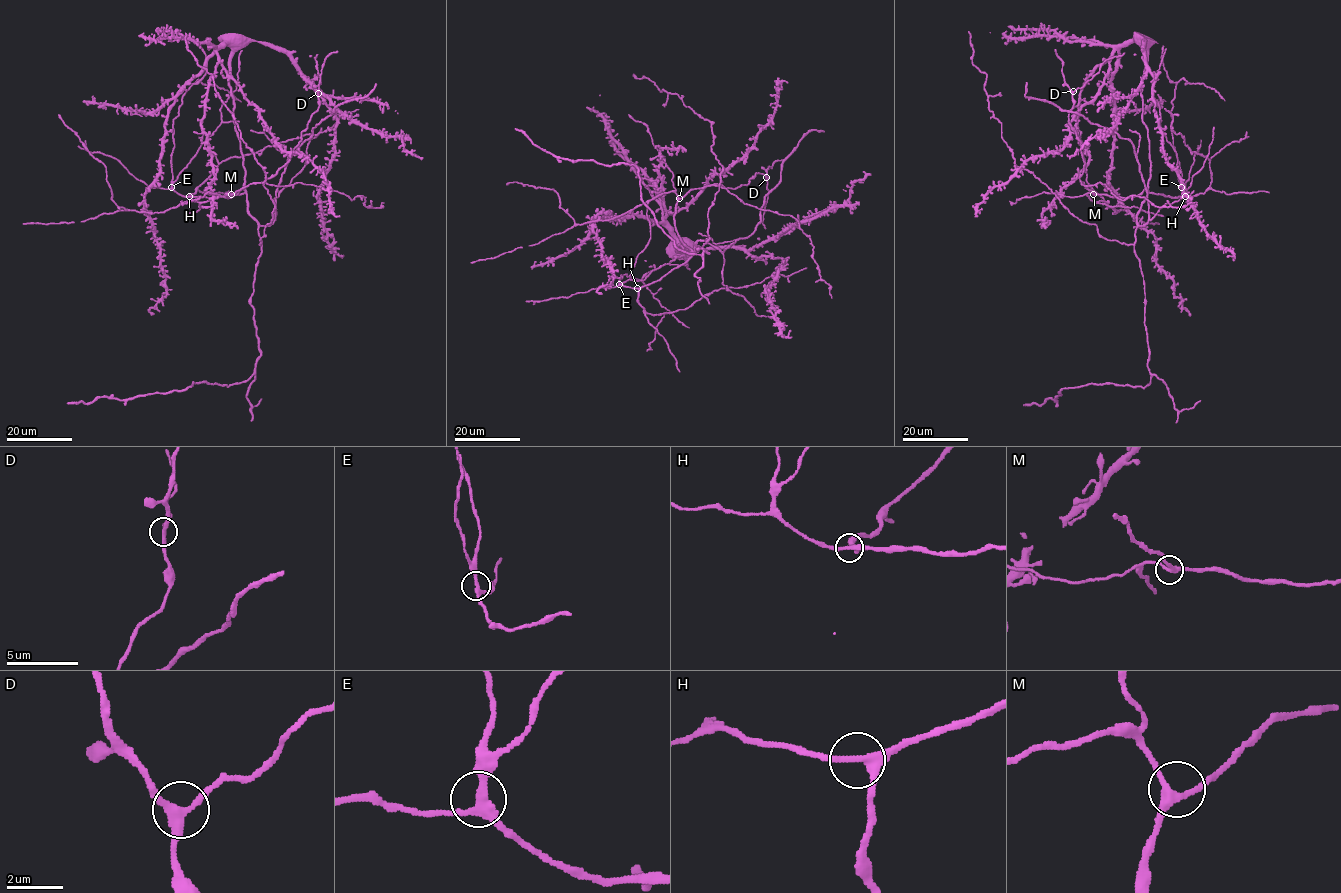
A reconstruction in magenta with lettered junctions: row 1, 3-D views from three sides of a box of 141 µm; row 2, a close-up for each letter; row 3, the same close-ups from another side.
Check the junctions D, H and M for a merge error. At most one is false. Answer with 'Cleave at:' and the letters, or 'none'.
Cleave at: none

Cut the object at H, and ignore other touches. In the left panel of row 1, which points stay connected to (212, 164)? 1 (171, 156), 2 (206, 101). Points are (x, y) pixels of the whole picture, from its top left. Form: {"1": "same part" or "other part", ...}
{"1": "other part", "2": "same part"}

